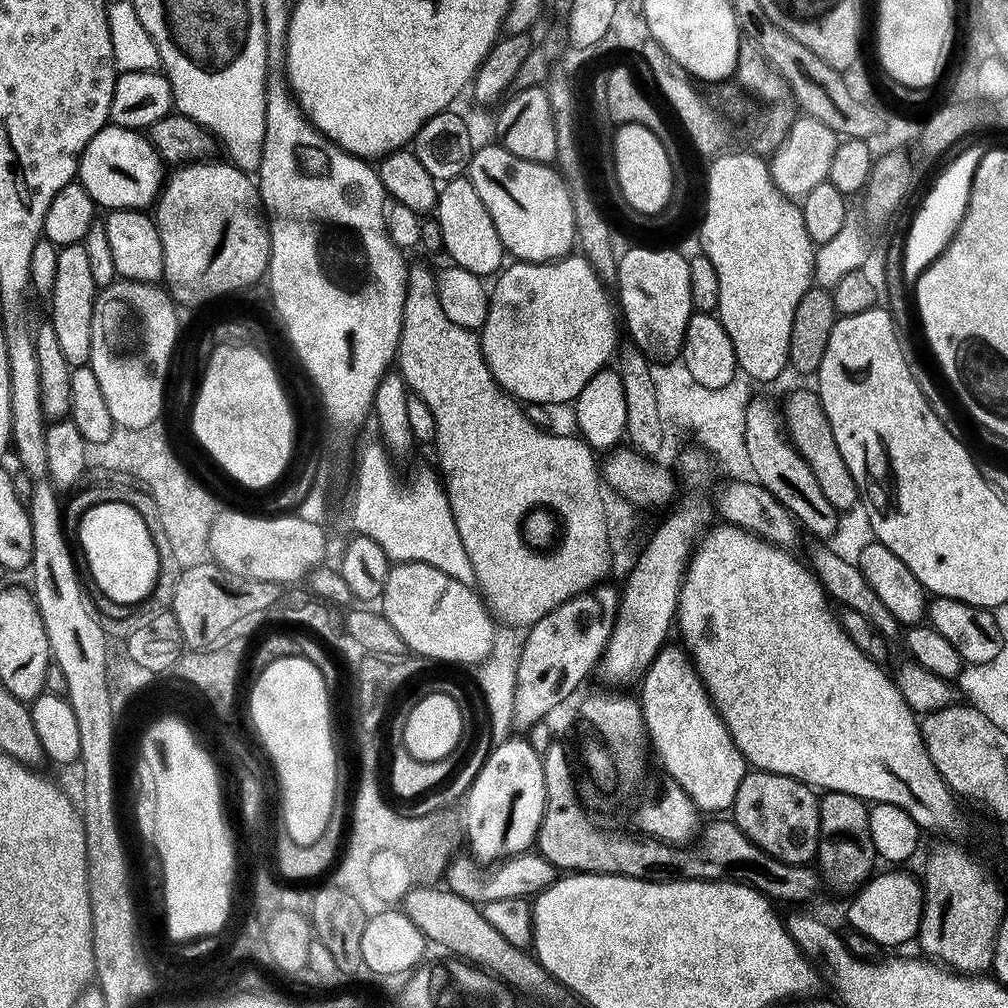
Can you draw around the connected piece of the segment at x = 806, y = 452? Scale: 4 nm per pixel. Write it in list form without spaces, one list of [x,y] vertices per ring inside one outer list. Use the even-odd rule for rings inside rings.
[[[815,391],[790,393],[788,401],[784,406],[782,404],[782,423],[798,454],[814,472],[814,478],[818,478],[822,494],[826,494],[826,502],[830,502],[830,506],[834,506],[840,514],[855,507],[862,493],[856,488],[854,478],[842,458],[842,450],[838,450],[838,442],[834,442],[834,430],[830,430],[830,418],[826,418],[819,395]]]

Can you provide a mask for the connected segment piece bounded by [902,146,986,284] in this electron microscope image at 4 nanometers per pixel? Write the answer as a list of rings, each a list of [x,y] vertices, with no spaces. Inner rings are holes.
[[[972,146],[960,153],[946,168],[948,176],[940,177],[927,192],[903,243],[902,271],[905,283],[915,283],[921,275],[944,252],[965,216],[969,204],[974,174],[985,154],[985,147]]]

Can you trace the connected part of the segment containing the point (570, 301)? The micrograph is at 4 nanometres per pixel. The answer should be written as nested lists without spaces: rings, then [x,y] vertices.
[[[569,254],[560,260],[547,260],[541,264],[529,260],[510,264],[495,277],[496,285],[491,285],[489,312],[478,332],[486,366],[499,388],[525,405],[571,405],[576,396],[582,394],[586,382],[613,363],[617,345],[622,340],[613,297],[612,300],[608,297],[609,289],[581,254]]]

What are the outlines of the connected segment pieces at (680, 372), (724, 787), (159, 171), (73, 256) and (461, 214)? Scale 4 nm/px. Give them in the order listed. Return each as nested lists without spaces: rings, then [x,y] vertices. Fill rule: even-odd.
[[[659,361],[650,365],[656,404],[664,421],[698,433],[699,444],[720,464],[726,478],[744,484],[758,484],[748,457],[745,442],[745,410],[752,399],[754,382],[745,372],[737,371],[731,382],[722,388],[701,386],[681,361]]]
[[[665,643],[654,658],[654,662],[648,664],[639,681],[641,684],[638,701],[644,715],[647,739],[650,741],[651,751],[652,748],[656,751],[656,756],[660,759],[661,766],[664,767],[661,769],[667,775],[672,776],[674,782],[678,782],[678,786],[682,786],[682,790],[696,803],[701,813],[724,814],[731,809],[735,802],[738,786],[741,785],[742,778],[748,775],[750,765],[738,750],[734,738],[730,738],[730,730],[726,730],[722,718],[717,714],[715,706],[712,705],[712,699],[708,697],[708,691],[704,689],[700,675],[692,666],[692,657],[684,651],[679,643],[672,643]]]
[[[109,123],[98,130],[94,138],[90,138],[86,150],[80,155],[78,183],[88,191],[92,201],[104,210],[144,210],[155,205],[165,179],[166,168],[159,153],[147,135],[134,128],[119,128]]]
[[[71,244],[60,248],[57,254],[57,273],[50,297],[50,319],[58,338],[59,349],[72,368],[85,367],[92,358],[92,315],[97,294],[96,283],[90,275],[90,261],[86,258],[83,244]]]
[[[467,175],[449,180],[440,188],[434,217],[441,224],[444,251],[453,265],[481,278],[495,277],[501,271],[506,260],[504,244],[498,238],[490,210],[482,206],[482,198],[478,198],[478,190],[474,190]]]

